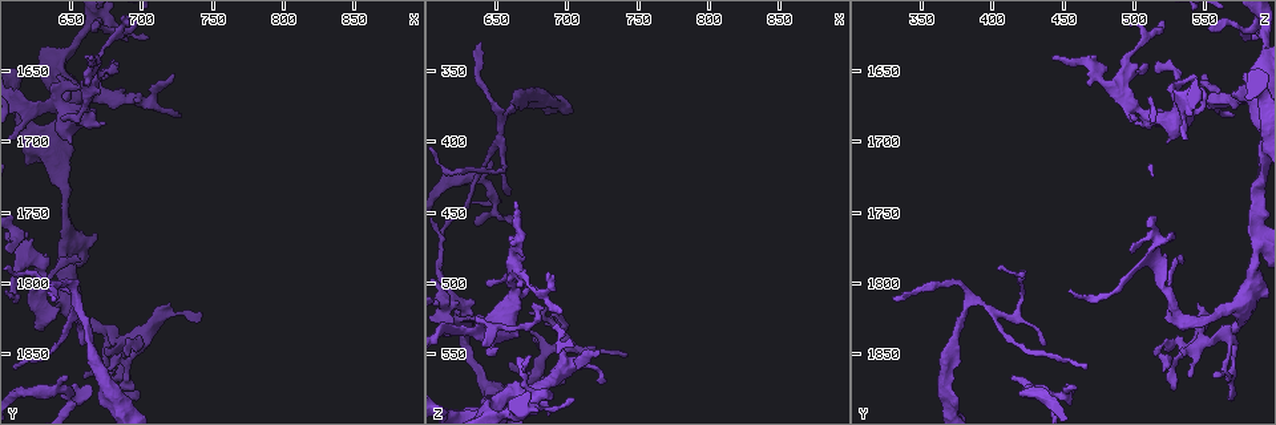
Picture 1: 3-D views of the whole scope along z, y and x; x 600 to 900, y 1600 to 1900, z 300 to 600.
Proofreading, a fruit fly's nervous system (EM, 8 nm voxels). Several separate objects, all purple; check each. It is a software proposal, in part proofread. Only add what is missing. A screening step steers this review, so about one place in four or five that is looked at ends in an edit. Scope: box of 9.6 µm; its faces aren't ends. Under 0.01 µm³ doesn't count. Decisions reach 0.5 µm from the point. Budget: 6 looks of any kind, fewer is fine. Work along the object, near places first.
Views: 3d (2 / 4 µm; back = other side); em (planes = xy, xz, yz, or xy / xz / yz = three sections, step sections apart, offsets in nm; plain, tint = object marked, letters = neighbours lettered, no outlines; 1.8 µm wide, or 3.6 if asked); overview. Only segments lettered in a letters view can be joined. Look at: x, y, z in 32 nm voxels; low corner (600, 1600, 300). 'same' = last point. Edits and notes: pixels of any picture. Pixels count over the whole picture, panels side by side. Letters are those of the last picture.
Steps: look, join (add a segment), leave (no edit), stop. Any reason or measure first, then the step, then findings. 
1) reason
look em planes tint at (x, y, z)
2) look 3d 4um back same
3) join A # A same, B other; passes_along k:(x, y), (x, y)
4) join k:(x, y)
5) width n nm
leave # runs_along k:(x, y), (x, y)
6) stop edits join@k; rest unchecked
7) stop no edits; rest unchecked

branch stops here
look 3d 2um at (640, 1808, 330)

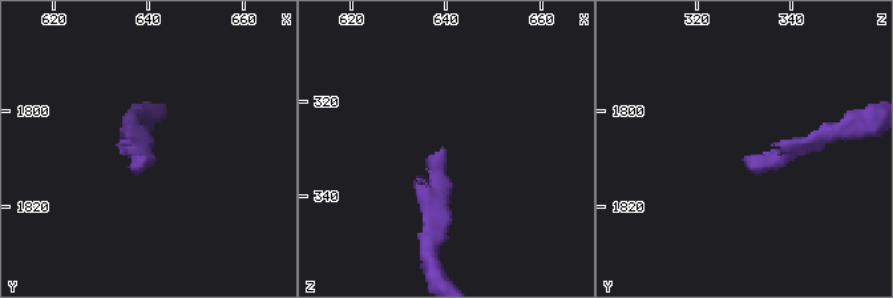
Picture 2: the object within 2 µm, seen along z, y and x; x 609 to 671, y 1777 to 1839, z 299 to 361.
look em xy step 8 letters at (640, 1809, 331)

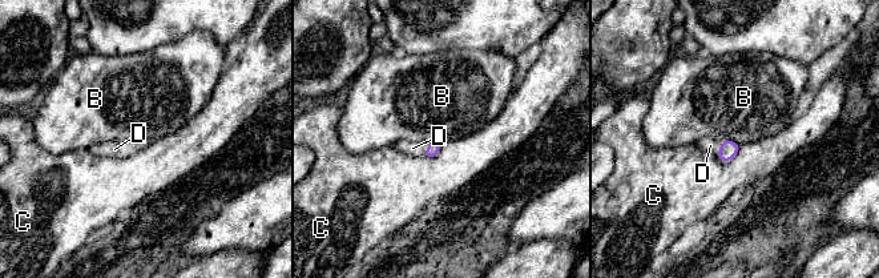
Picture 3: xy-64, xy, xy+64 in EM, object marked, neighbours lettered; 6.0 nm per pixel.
longest_contact C 180 nm
join D # B other, C other, D same; passes_along 3:(729, 149), (717, 152), (710, 145); the neuron continues

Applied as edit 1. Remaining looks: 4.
look overview

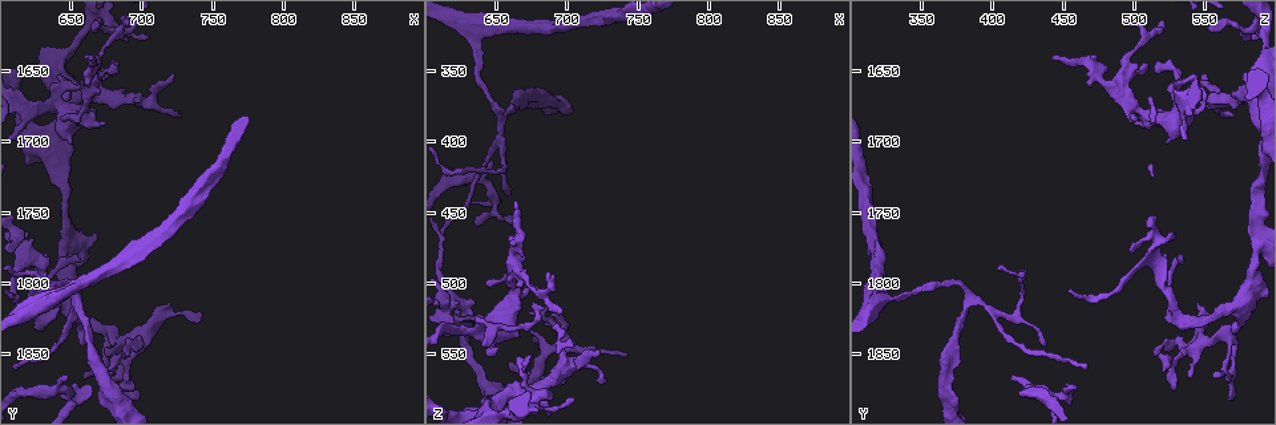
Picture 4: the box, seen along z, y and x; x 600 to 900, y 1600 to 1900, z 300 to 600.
sharp bend
look em xy step 8 tint at (648, 1882, 440)

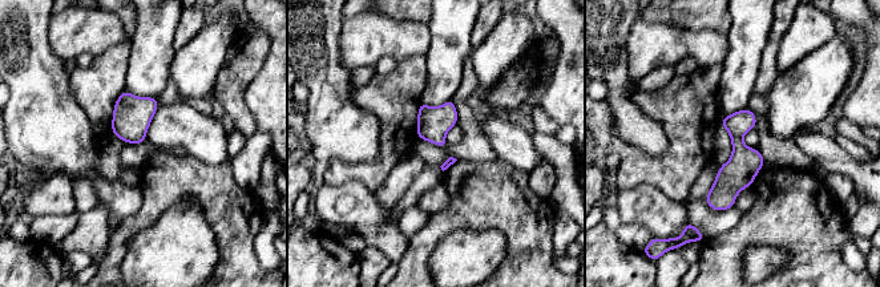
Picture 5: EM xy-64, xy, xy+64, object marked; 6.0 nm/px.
what lies round it
look em xy step 8 letters same

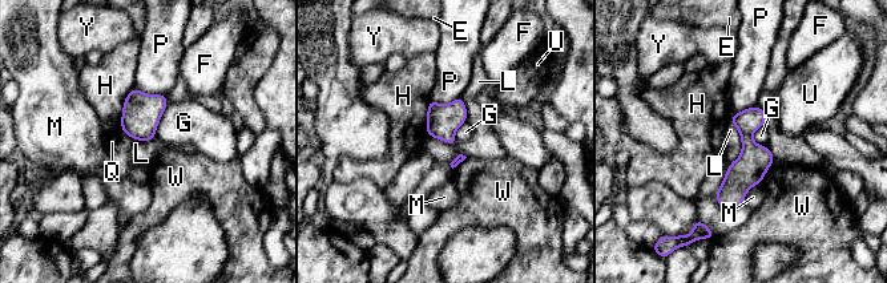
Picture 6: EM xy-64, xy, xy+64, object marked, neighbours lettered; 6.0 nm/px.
longest_contact H 280 nm
leave # E other, F other, G other, H other, L other, M other, P other, Q other, U other, W other, Y other; runs_along 6:(756, 109), (728, 205); none of them fits

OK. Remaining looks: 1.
stop edits join@3; rest unchecked

